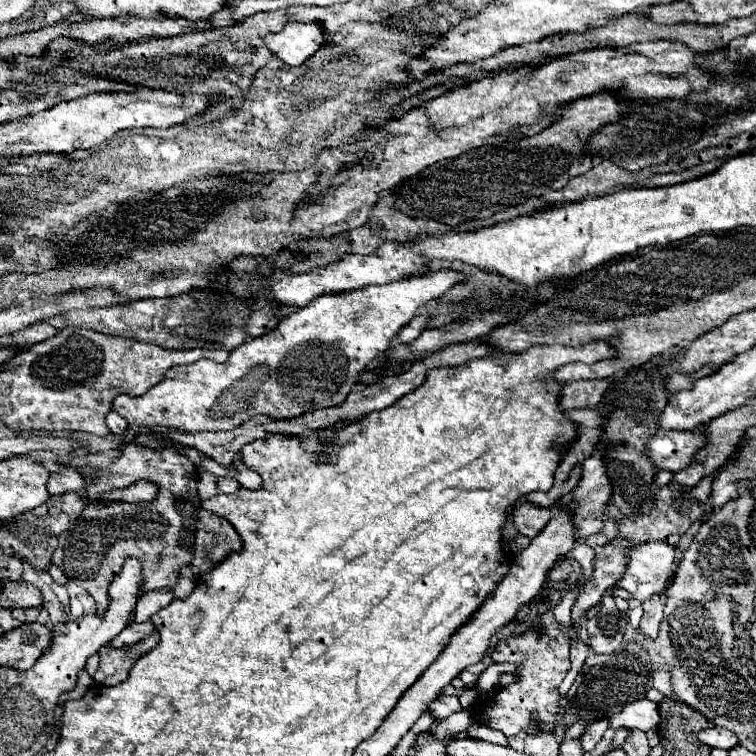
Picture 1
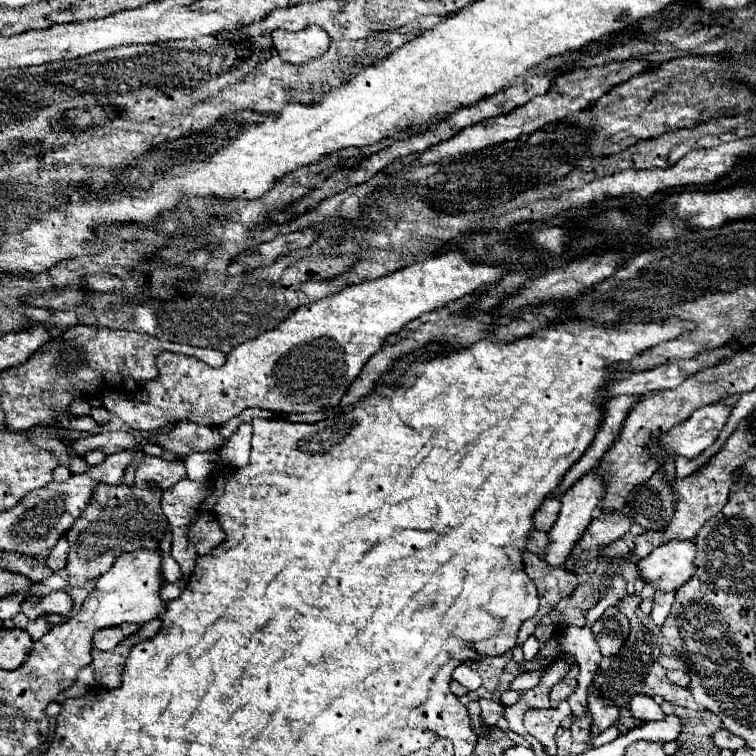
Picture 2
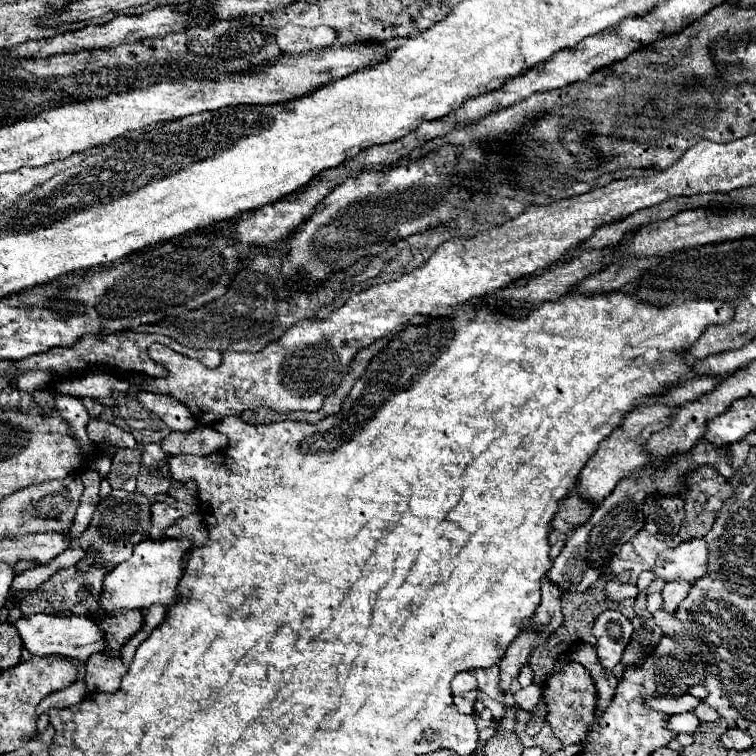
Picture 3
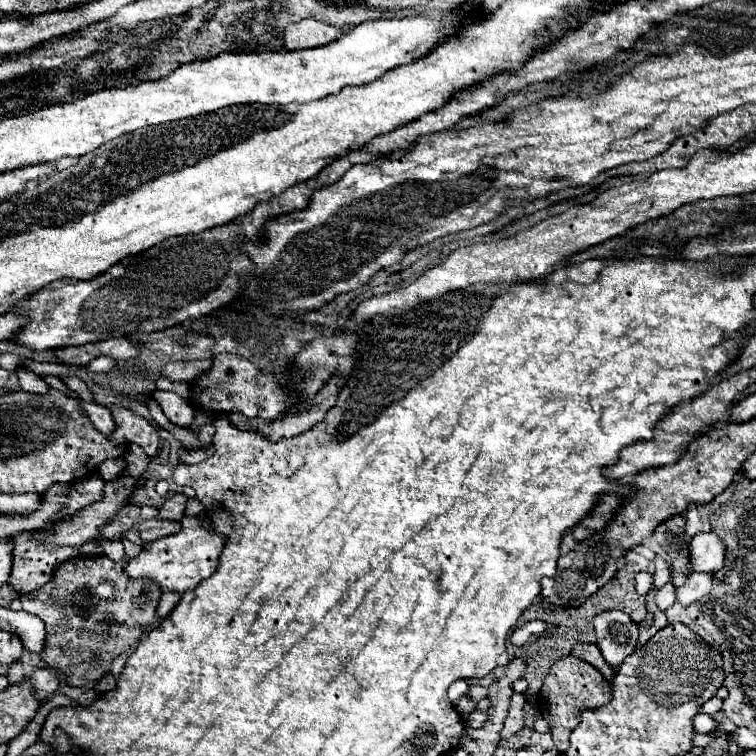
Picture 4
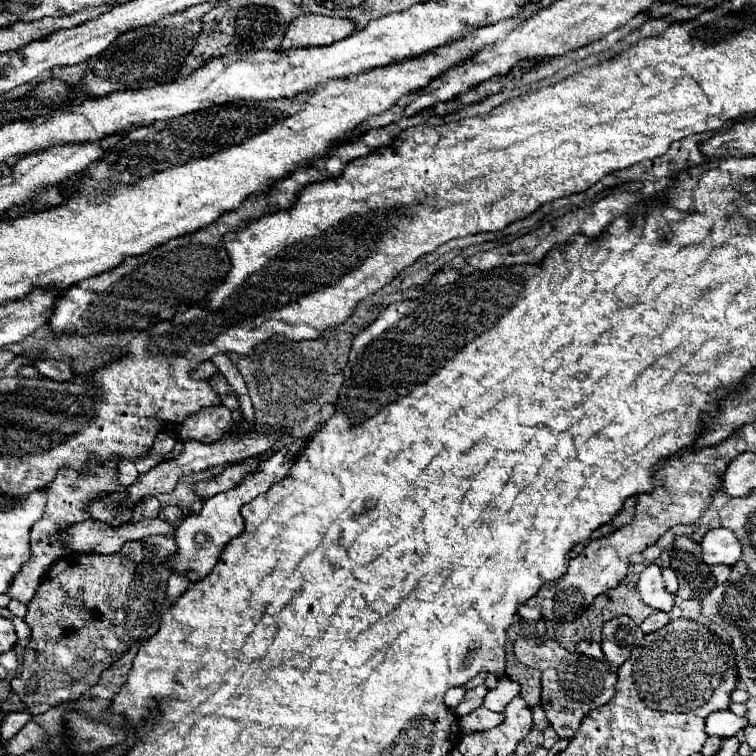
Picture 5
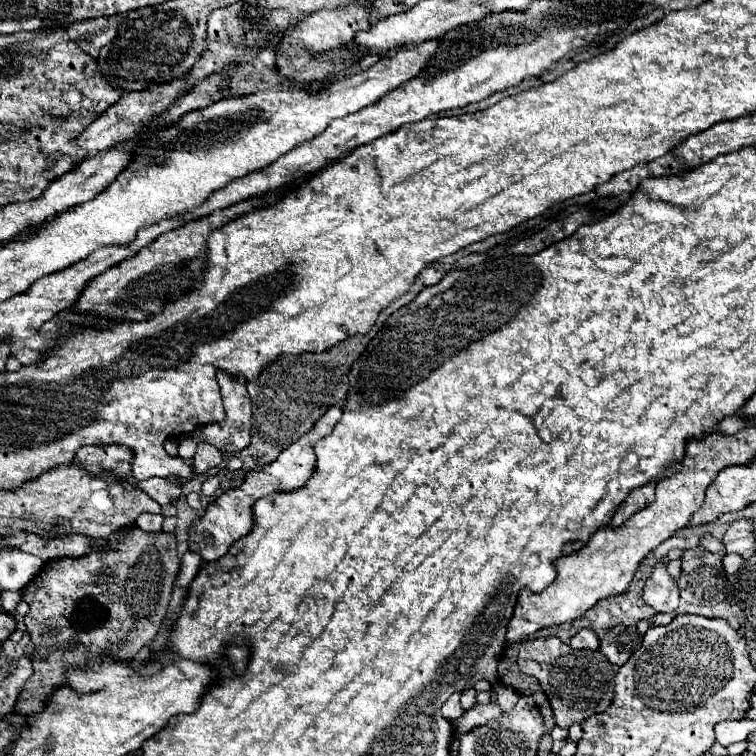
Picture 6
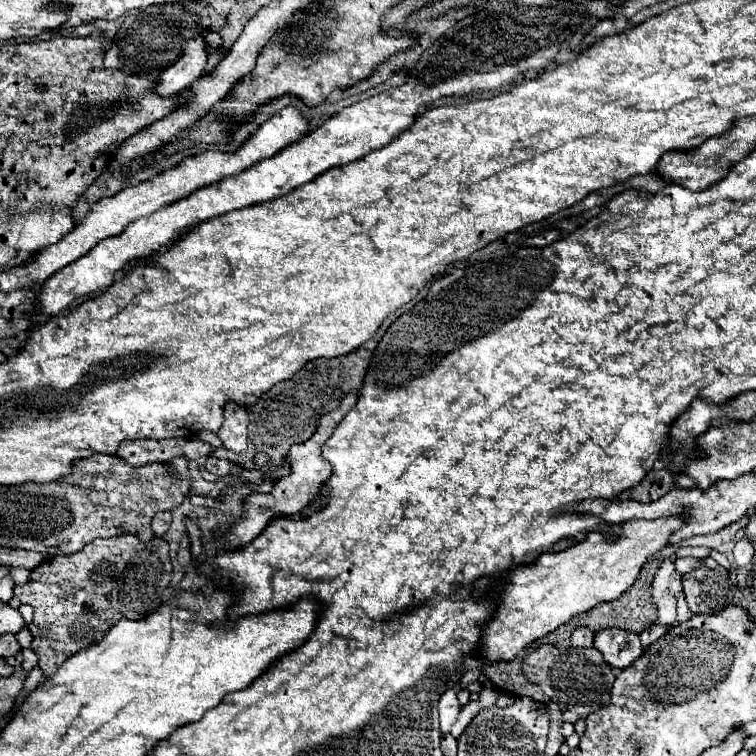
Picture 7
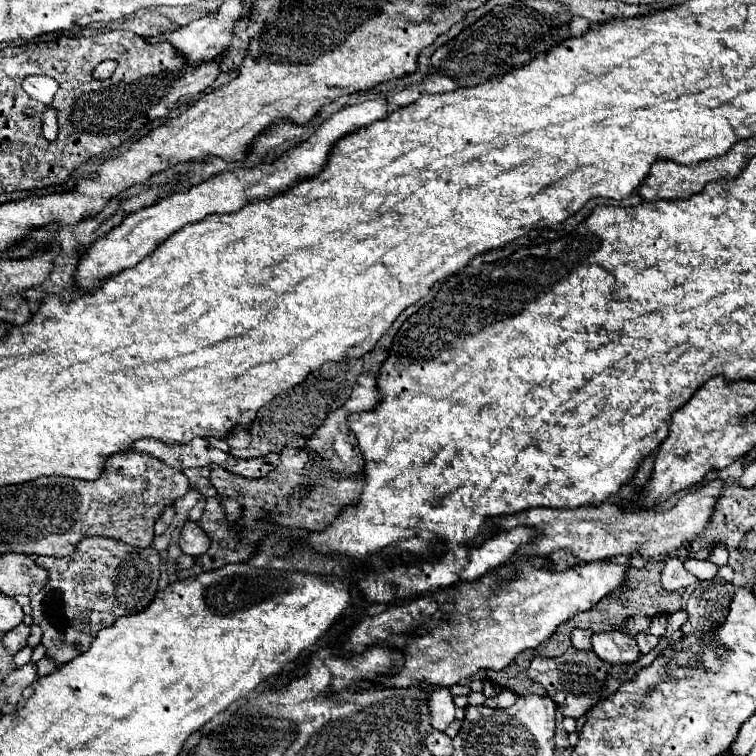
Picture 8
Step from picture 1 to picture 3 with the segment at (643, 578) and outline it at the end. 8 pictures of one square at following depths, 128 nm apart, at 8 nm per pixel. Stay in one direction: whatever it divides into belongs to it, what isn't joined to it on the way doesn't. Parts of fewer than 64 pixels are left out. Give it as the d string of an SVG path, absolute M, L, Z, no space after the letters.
M692 538L672 550L664 550L656 558L654 574L664 580L684 578L694 582L706 574L708 544L704 538Z

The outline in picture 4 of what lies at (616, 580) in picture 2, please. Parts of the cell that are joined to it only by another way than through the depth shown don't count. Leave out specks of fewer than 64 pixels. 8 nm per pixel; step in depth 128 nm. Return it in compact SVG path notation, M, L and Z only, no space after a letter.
M640 572L638 578L636 578L636 590L638 590L638 594L646 596L652 588L654 588L654 576L648 574L648 572Z

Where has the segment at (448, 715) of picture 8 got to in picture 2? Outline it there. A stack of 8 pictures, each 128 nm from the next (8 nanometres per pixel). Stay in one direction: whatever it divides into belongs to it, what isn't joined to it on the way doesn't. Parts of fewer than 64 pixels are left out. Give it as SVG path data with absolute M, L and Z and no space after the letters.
M462 664L462 666L458 666L458 668L454 670L454 680L460 682L462 686L466 686L468 690L478 690L480 684L482 684L478 672L472 670L468 664Z

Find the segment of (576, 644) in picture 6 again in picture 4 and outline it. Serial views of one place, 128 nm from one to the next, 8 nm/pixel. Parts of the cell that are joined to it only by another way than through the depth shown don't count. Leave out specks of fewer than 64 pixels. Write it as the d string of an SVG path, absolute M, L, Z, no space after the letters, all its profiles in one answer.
M578 644L578 646L574 646L572 654L578 656L578 658L582 658L582 660L586 660L586 662L590 662L592 666L596 666L608 680L614 678L614 670L612 670L610 664L602 658L602 654L600 654L600 650L598 650L596 644Z

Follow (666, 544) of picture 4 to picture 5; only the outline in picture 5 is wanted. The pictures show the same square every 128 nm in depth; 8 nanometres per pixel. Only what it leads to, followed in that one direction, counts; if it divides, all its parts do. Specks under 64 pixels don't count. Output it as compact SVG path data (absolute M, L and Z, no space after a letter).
M678 536L670 550L670 566L678 576L678 596L684 600L702 600L716 586L710 566L702 560L702 548L688 536Z

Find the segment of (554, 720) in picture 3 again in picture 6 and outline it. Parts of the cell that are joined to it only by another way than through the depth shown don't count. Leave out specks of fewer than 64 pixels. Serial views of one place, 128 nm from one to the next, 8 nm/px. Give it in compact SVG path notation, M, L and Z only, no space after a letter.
M536 638L520 644L518 666L540 682L560 728L570 728L596 712L604 712L614 698L616 670L600 650L576 650L558 638Z

